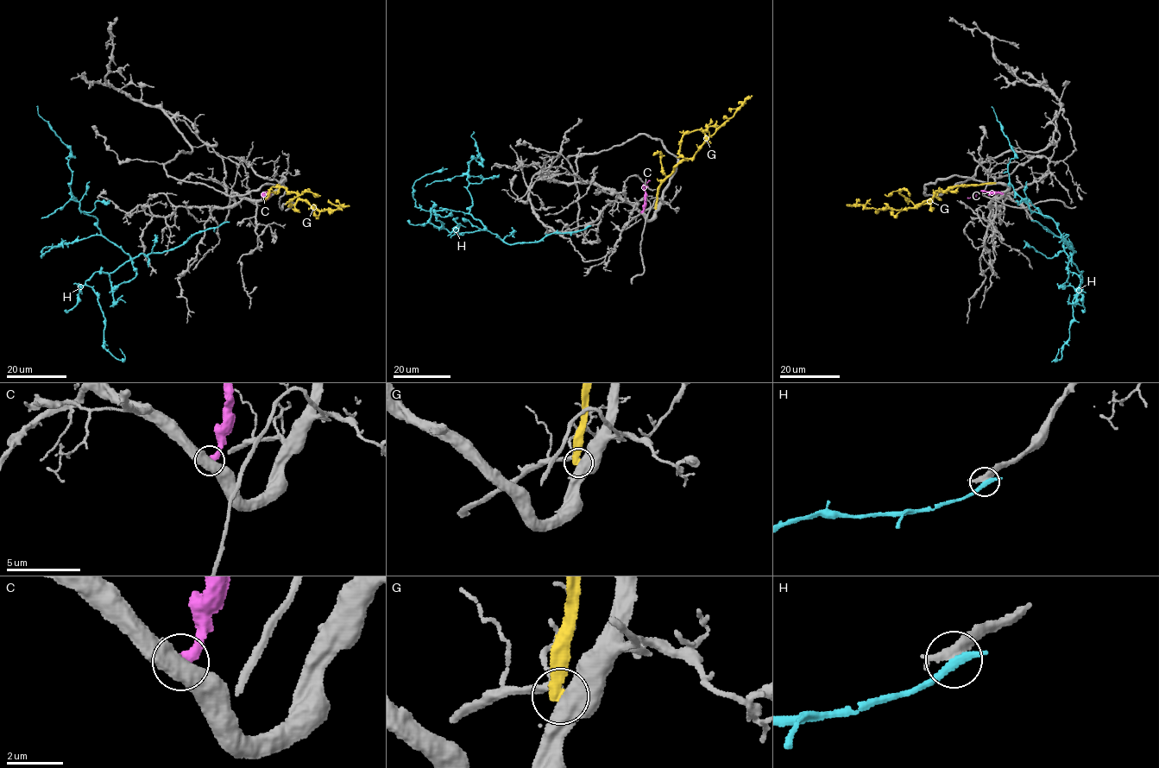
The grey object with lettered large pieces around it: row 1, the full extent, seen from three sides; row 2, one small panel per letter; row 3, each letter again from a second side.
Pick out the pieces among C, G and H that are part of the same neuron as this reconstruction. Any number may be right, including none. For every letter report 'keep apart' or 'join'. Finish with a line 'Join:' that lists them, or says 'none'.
C: keep apart
G: keep apart
H: keep apart
Join: none

